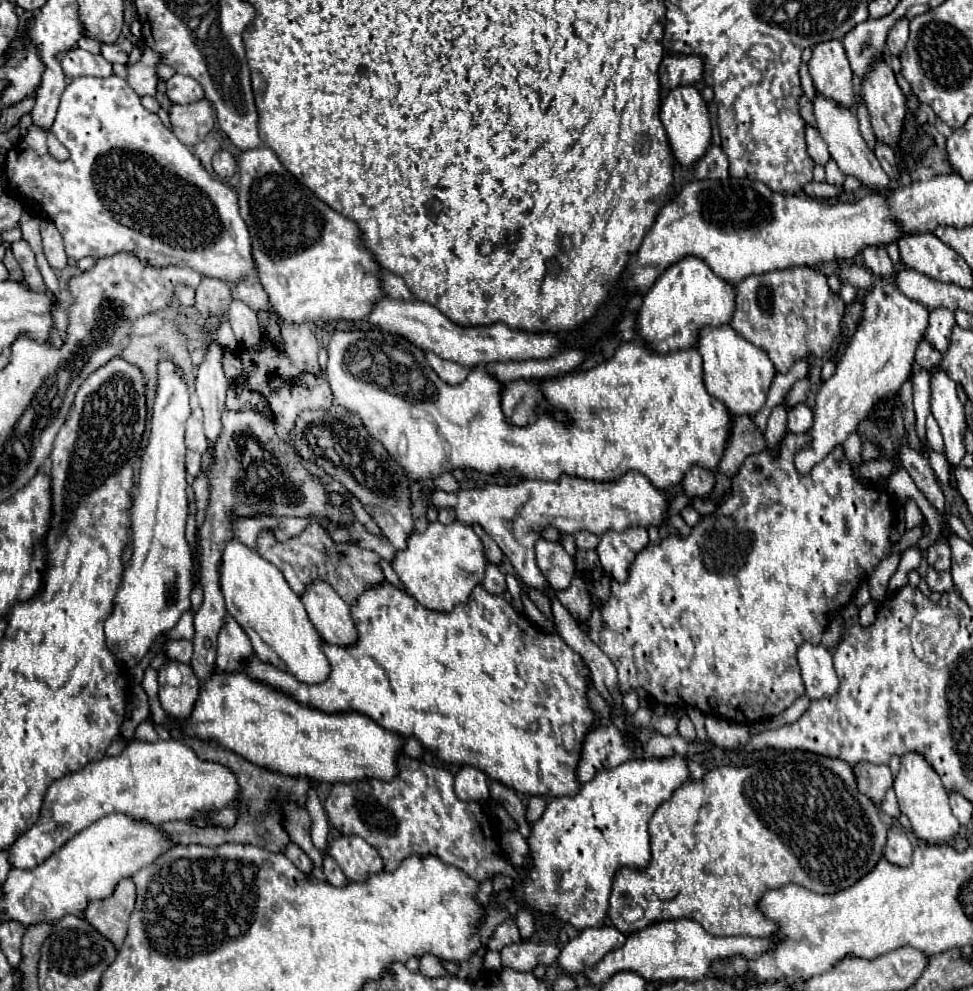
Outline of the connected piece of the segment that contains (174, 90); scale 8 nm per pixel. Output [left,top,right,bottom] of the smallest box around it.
[166,75,204,103]

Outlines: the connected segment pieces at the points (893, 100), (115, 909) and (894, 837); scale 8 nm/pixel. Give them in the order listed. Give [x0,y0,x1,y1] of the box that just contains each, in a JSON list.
[[862,61,906,147],[86,879,136,949],[884,825,912,867]]

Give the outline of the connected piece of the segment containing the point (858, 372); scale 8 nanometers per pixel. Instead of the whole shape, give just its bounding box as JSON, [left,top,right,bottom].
[794,275,930,473]

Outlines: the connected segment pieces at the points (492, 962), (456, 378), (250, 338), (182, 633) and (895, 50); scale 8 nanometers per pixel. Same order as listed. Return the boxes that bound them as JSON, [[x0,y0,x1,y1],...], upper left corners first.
[[483,950,502,971],[426,351,470,385],[228,301,262,349],[165,611,194,640],[886,19,908,55]]

